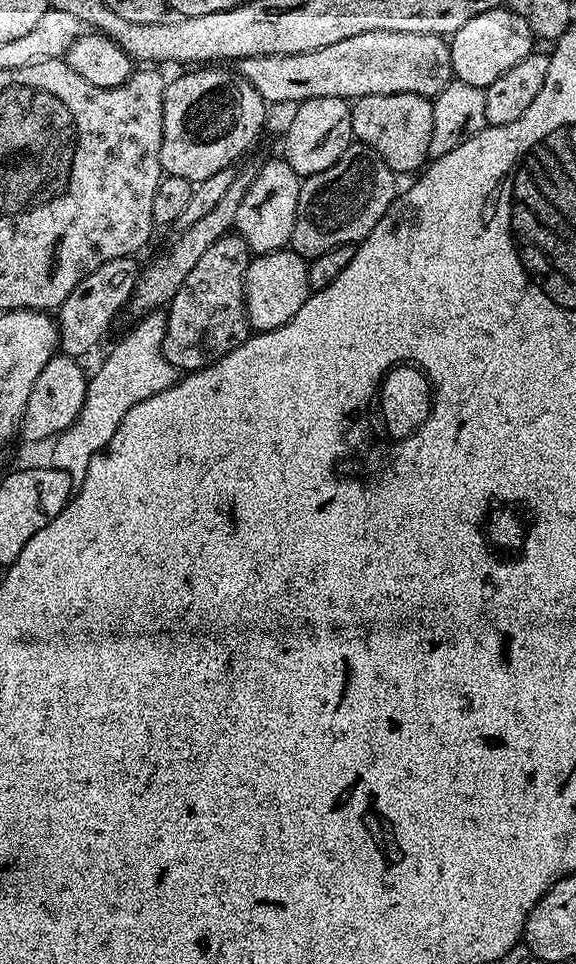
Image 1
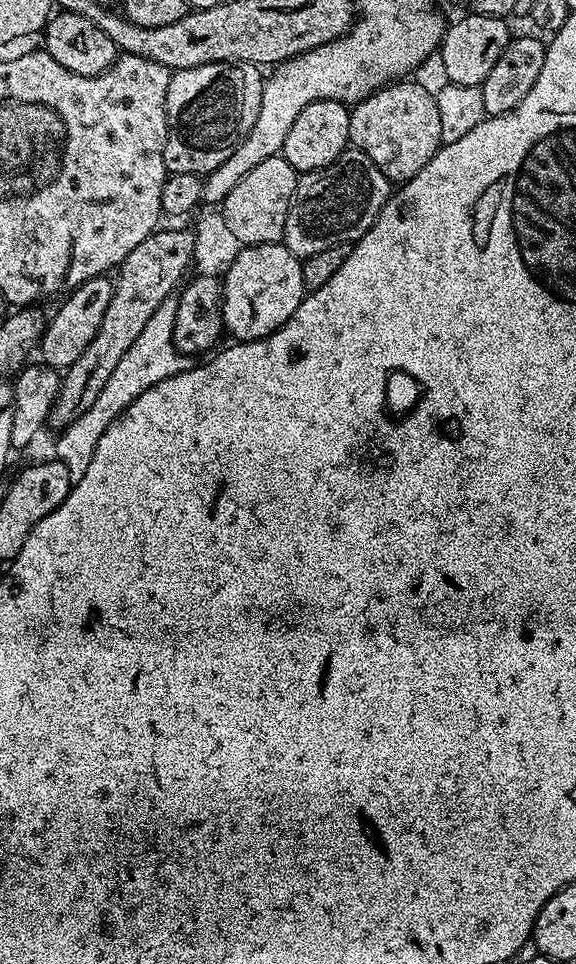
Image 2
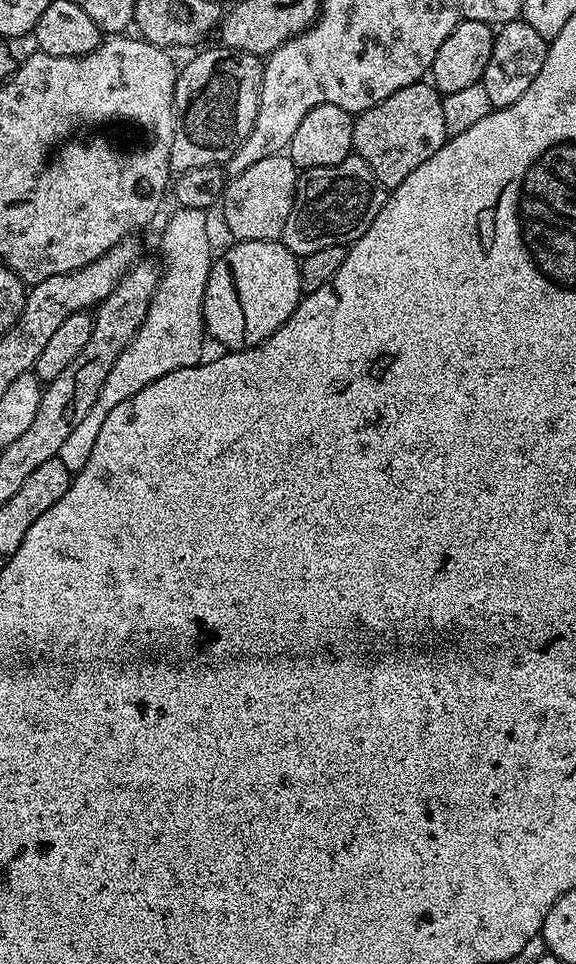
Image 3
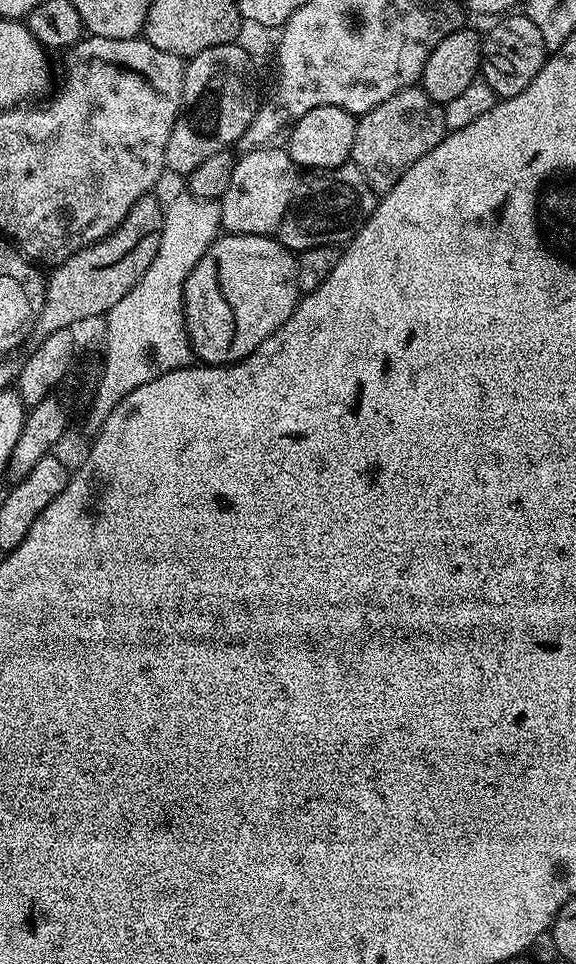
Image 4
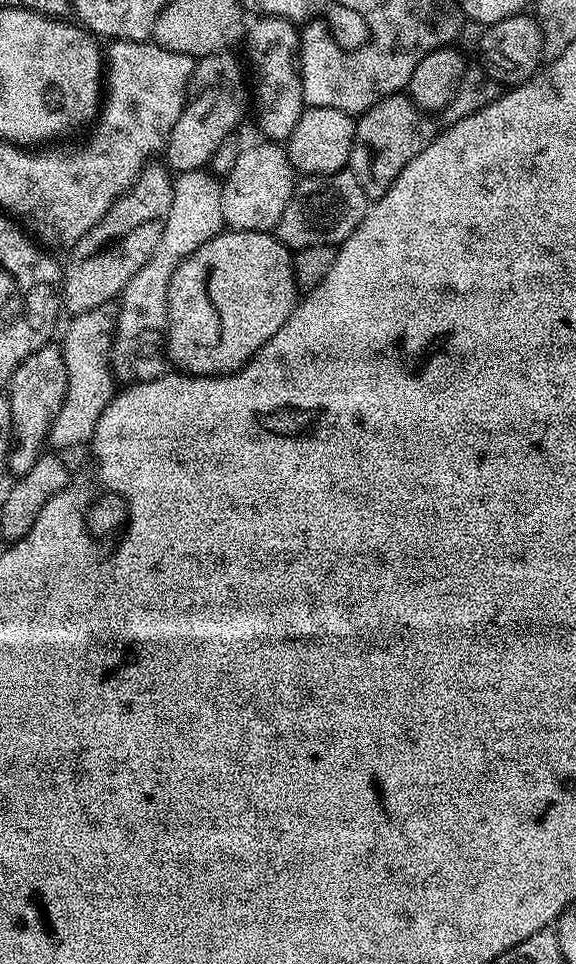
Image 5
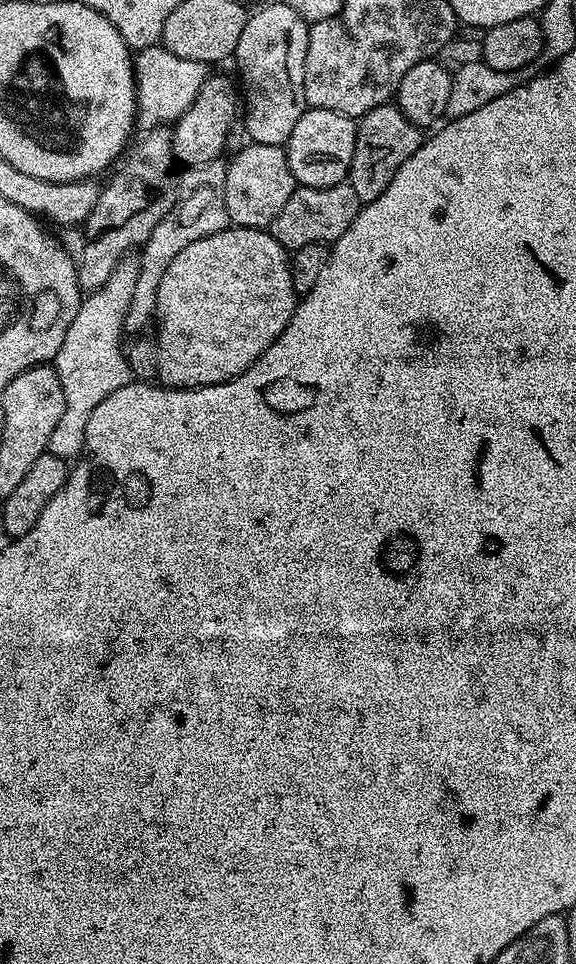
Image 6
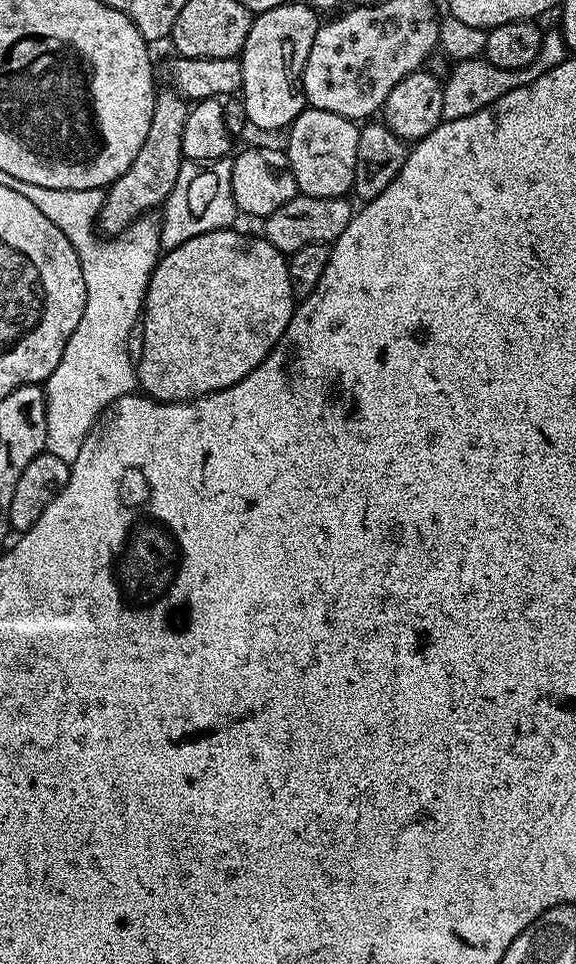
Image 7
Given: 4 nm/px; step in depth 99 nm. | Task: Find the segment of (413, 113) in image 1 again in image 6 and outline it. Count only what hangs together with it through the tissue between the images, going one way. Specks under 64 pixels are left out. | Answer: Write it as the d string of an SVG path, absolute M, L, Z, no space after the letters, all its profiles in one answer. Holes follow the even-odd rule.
M392 102L374 106L365 116L359 117L356 125L354 158L350 162L347 183L351 184L354 194L358 194L361 205L374 202L378 194L390 186L394 174L420 149L426 139L425 133L402 110Z

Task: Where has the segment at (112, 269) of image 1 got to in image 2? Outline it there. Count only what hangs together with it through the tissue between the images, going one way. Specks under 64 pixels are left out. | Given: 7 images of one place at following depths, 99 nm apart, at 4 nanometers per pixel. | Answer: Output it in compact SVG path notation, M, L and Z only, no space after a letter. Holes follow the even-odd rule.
M107 275L95 276L73 288L59 301L60 309L51 313L45 323L44 336L38 345L38 356L51 368L63 370L74 366L78 358L82 358L82 350L94 342L94 334L98 334L98 326L102 326L102 318L106 314L106 306L110 306L113 281Z

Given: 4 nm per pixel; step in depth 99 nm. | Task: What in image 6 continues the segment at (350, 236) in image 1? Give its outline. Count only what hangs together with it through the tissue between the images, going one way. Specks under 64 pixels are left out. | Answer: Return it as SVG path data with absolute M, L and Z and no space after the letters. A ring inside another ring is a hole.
M335 184L325 188L305 188L298 186L294 194L290 194L290 202L282 206L278 218L270 225L272 237L285 248L295 250L311 244L333 245L354 222L362 205L358 194L354 194L351 184Z

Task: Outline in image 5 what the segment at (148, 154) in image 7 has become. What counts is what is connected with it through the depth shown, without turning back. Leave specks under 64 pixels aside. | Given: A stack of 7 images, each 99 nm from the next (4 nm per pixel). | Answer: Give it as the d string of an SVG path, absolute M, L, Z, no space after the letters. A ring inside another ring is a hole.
M150 162L141 170L132 188L121 194L114 206L110 206L110 210L106 210L102 222L90 229L67 253L68 264L66 260L62 268L62 304L67 311L69 308L69 313L89 312L111 305L124 291L126 282L130 282L130 278L134 278L134 274L138 274L138 270L150 262L150 254L154 254L158 238L162 238L164 220L170 214L174 183L173 173L163 163L156 163L160 162Z

